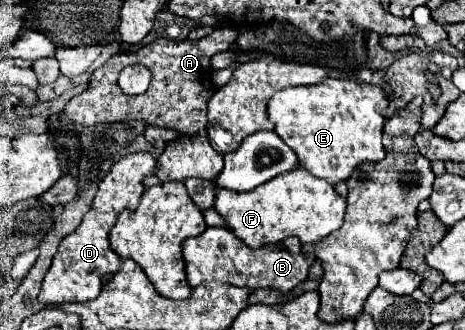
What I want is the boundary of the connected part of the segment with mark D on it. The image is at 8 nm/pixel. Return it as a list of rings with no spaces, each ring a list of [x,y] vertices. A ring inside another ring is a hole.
[[[148,152],[128,154],[110,168],[110,172],[100,182],[100,188],[94,196],[90,212],[82,218],[82,224],[78,226],[78,230],[62,238],[58,252],[54,254],[52,266],[42,280],[42,290],[38,298],[42,304],[56,306],[66,302],[86,302],[86,300],[94,300],[100,294],[102,278],[114,276],[122,264],[118,254],[110,248],[108,234],[112,226],[116,224],[116,218],[120,216],[120,212],[134,210],[138,206],[138,200],[142,198],[142,192],[144,192],[142,180],[154,174],[154,170],[156,170],[156,158]]]

